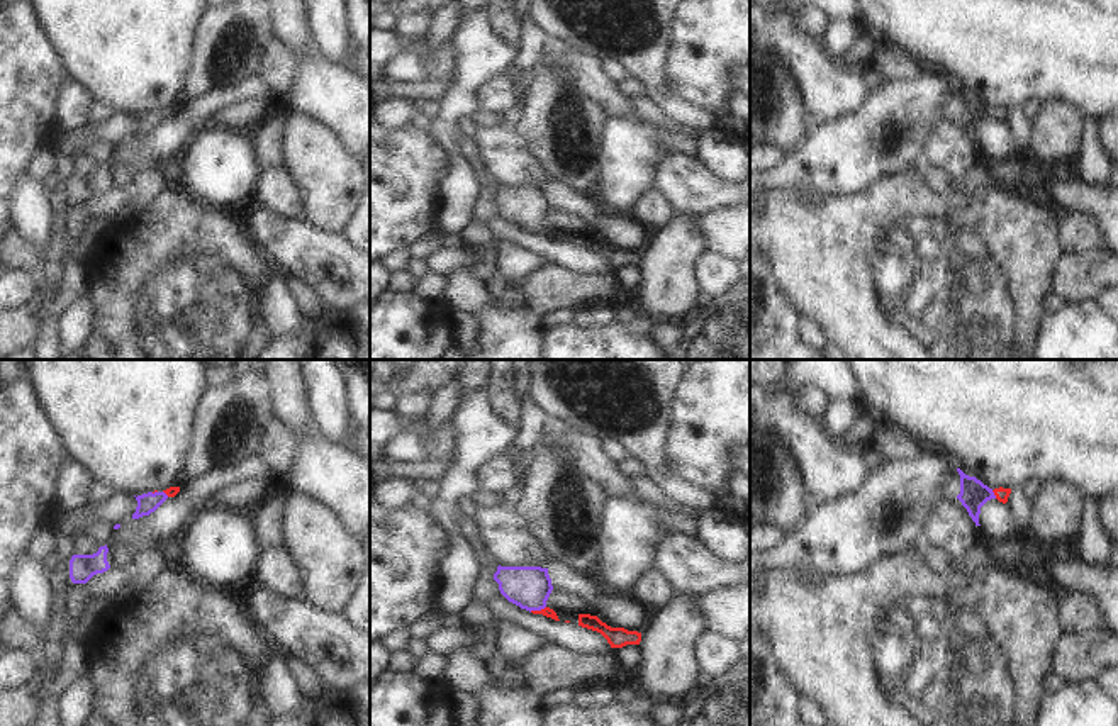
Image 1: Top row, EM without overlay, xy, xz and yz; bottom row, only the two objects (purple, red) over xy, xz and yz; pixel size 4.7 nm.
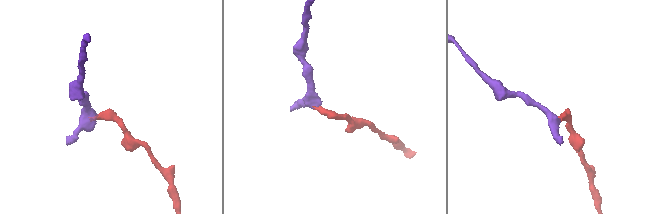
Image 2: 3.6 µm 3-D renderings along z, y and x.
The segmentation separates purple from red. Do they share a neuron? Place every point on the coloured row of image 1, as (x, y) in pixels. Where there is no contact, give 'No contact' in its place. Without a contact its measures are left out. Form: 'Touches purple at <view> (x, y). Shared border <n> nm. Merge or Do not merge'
Touches purple at xz (536, 609). Shared border 80 nm. Merge.

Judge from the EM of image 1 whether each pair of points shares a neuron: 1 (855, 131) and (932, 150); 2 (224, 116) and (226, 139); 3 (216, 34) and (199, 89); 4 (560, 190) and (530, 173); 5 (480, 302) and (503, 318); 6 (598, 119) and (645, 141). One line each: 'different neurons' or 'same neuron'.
1: different neurons
2: different neurons
3: same neuron
4: different neurons
5: different neurons
6: different neurons

